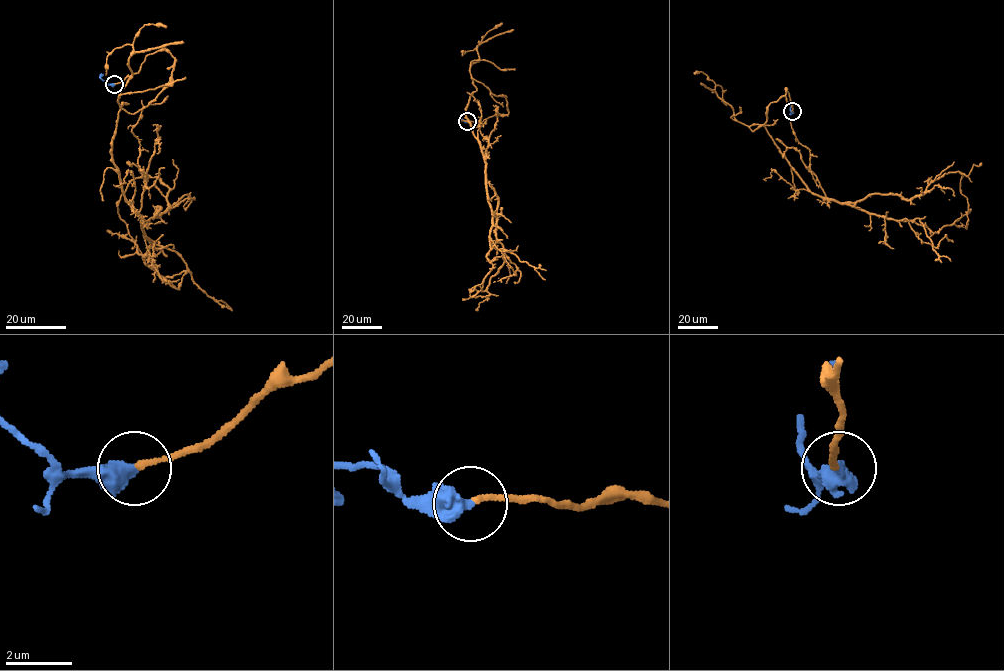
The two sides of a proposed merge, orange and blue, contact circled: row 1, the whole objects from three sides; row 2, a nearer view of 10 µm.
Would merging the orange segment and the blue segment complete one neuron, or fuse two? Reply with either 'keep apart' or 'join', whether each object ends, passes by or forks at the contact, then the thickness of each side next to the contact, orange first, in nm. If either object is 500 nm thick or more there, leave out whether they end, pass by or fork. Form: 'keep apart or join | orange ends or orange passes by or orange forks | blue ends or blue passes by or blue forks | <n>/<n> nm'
join | 170/550 nm

